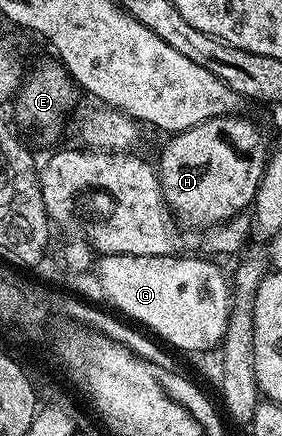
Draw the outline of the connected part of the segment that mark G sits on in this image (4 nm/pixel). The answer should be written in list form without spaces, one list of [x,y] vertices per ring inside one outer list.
[[[115,254],[98,258],[97,279],[107,304],[126,320],[141,326],[164,344],[192,353],[214,349],[223,340],[231,313],[232,286],[214,260],[197,255]]]

